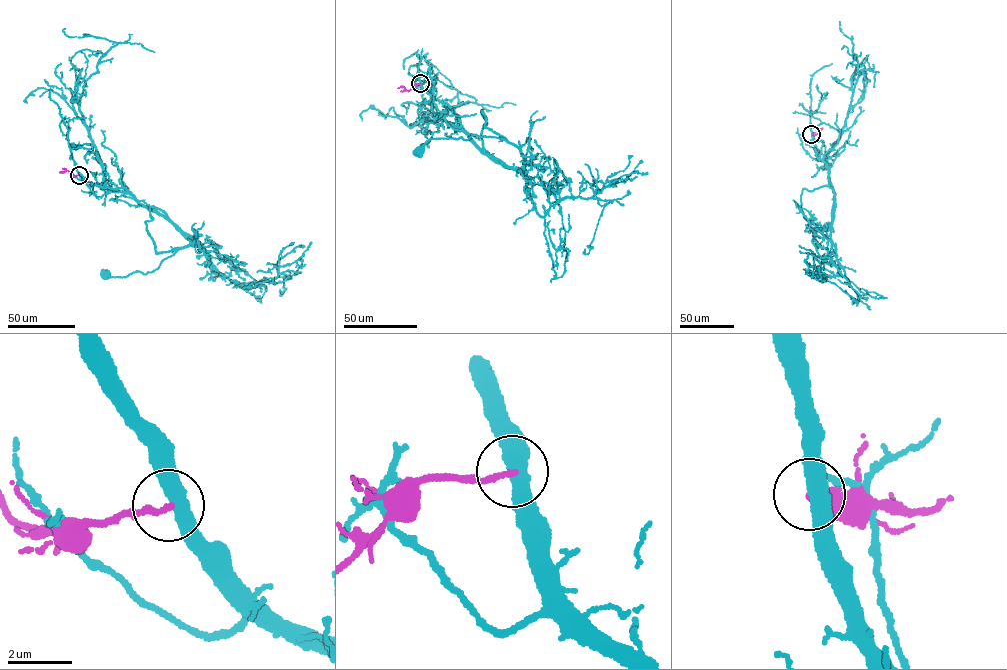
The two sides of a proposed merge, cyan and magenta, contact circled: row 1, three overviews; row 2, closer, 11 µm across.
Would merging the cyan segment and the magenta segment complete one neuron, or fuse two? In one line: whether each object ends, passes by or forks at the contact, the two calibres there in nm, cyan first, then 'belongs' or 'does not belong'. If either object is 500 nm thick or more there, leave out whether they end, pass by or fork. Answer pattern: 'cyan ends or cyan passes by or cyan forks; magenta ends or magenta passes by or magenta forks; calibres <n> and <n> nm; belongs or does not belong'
cyan passes by; magenta ends; calibres 480 and 200 nm; does not belong

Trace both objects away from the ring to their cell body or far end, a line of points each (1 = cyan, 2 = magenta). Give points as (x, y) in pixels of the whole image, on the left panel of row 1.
1: (79, 174), (100, 186), (124, 187), (137, 201), (163, 214), (200, 244), (180, 247), (152, 272), (106, 275)
2: (79, 175), (73, 176), (67, 171), (59, 172)

